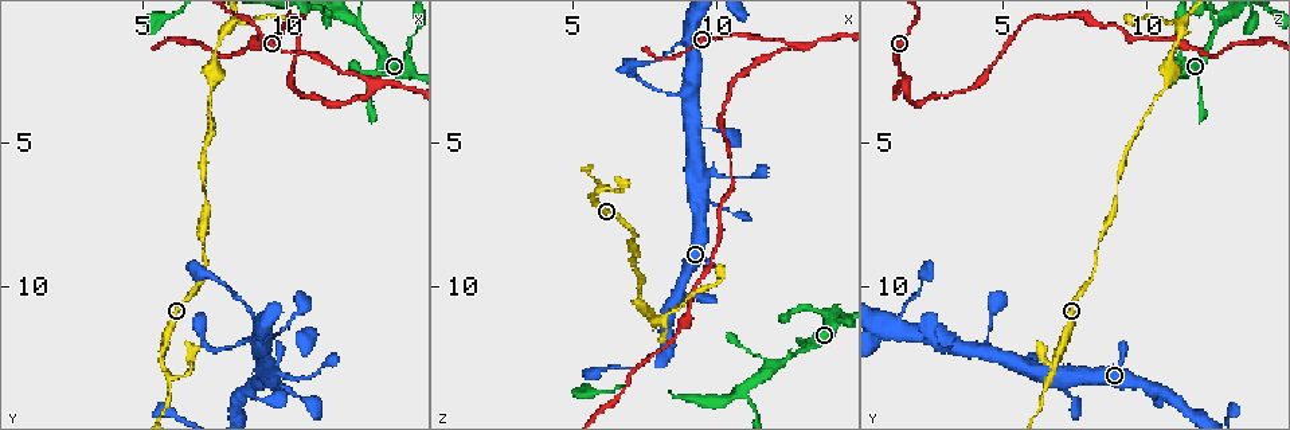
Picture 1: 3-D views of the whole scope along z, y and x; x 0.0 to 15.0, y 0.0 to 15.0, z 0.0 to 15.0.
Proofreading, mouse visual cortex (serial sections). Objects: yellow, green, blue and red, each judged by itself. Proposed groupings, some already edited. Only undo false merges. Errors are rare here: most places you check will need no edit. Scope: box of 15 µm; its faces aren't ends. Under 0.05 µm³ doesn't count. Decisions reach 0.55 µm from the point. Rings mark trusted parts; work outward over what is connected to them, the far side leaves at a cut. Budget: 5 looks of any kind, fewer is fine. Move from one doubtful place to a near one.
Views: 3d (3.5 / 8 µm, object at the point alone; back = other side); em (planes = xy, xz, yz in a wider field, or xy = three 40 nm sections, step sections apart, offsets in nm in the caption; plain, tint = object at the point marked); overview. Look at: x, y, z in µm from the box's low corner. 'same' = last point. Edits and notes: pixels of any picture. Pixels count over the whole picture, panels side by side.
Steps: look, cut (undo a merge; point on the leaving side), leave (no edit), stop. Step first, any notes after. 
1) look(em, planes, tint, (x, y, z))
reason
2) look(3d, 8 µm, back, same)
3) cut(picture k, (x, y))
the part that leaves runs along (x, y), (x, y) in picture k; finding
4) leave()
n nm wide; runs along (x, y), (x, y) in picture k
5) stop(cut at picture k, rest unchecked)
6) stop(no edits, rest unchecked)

look(3d, 3.5 µm, (10.6, 13.9, 7.5))
thin neck

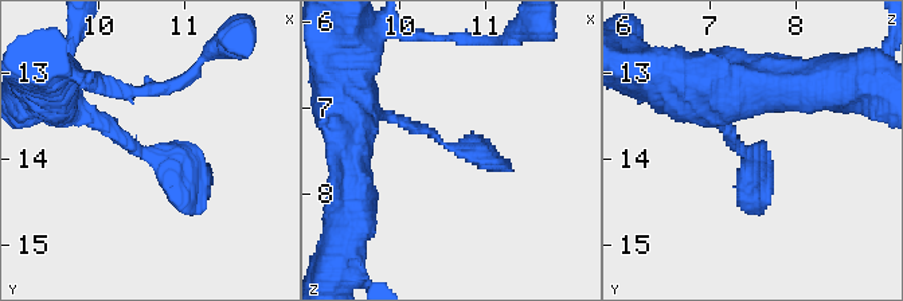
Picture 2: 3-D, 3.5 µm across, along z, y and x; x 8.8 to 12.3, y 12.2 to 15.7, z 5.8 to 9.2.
look(em, xy, step 1, tint, (10.55, 13.95, 7.45))

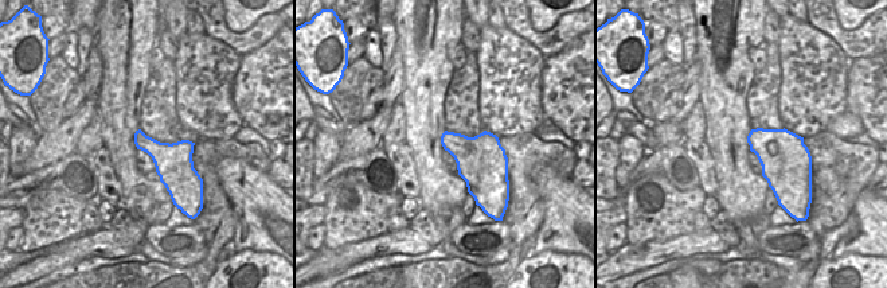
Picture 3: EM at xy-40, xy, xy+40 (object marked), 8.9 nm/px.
leave()
280 nm wide; runs along (78, 109), (144, 149), (206, 207) in picture 2; one cell here

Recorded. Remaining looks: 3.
look(3d, 3.5 µm, (6.0, 13.1, 6.5))
three arms meet

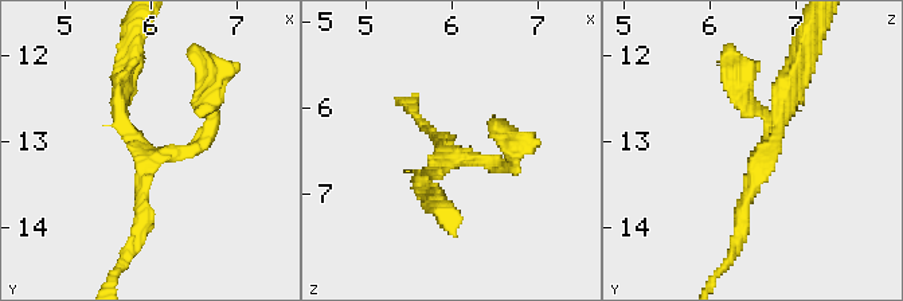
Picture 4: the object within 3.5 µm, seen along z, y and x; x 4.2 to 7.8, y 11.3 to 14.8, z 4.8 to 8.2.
look(em, xy, step 1, tint, (5.90, 13.20, 6.65))

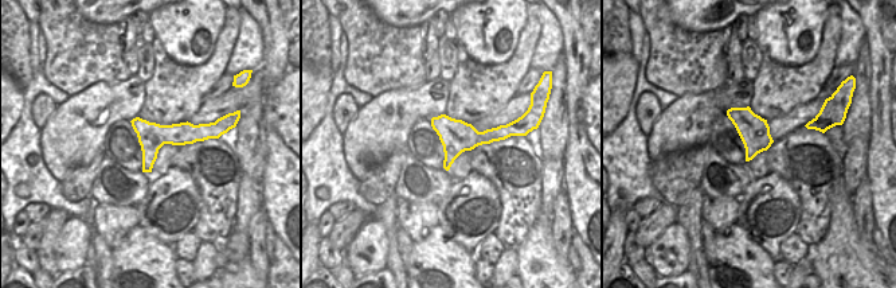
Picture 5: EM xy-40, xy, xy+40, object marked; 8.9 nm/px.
look(em, xy, step 5, tint, same)
another direction

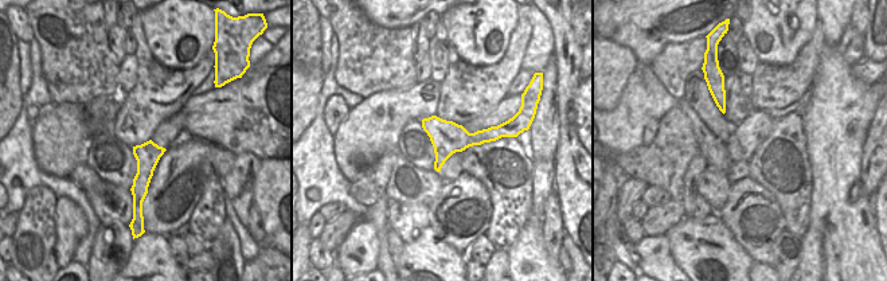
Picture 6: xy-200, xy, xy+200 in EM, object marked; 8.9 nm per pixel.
leave()
3 arms; runs along (425, 191), (441, 160), (515, 167) in picture 4; continuous, no second cell

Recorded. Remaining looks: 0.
stop(no edits, rest unchecked)

